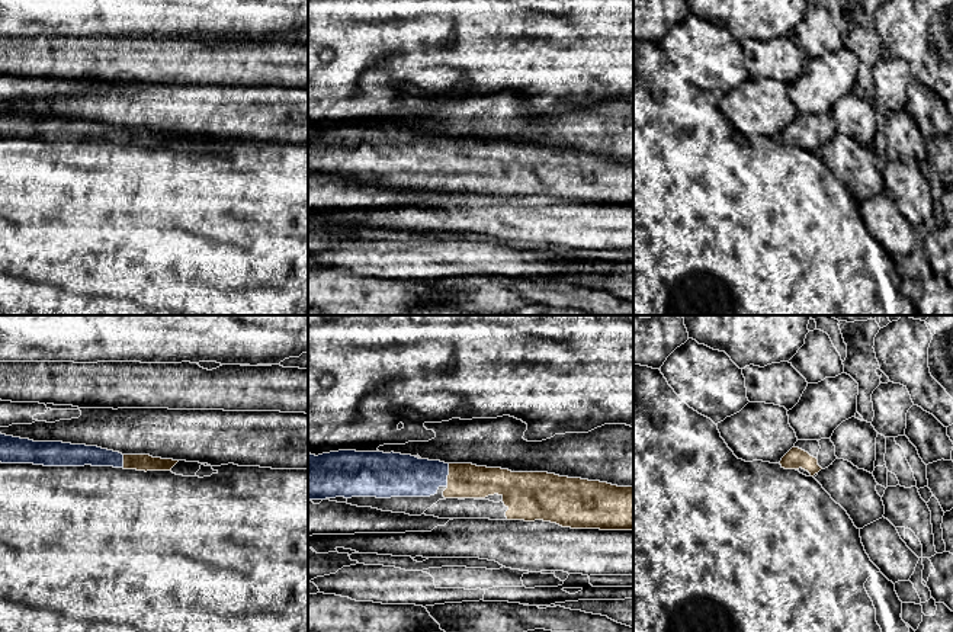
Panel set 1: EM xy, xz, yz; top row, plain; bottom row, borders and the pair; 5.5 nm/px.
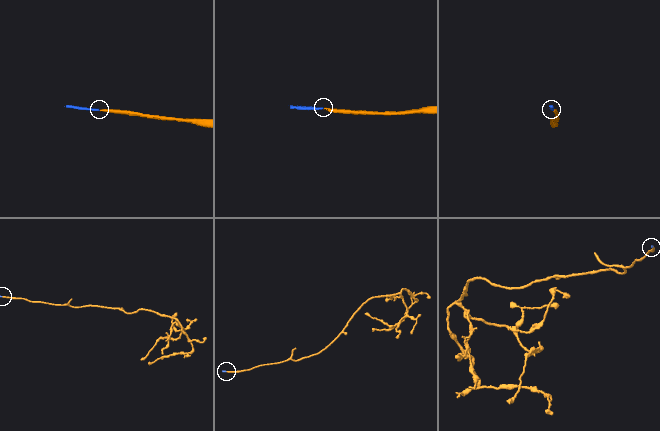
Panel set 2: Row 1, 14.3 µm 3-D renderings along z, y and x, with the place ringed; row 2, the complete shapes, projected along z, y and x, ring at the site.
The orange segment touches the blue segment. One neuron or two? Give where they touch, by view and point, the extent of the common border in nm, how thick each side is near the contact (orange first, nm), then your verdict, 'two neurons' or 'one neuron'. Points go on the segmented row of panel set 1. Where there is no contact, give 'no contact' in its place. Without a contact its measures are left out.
xz (449, 474) | 120 nm | 190/240 nm | one neuron

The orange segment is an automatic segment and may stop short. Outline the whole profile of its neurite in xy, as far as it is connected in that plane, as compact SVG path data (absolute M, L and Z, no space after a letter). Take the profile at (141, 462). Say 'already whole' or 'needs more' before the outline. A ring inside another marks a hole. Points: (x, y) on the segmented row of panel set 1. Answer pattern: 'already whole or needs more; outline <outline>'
needs more; outline M0 433L1 463L33 463L44 466L113 466L137 471L171 471L179 462L150 455L122 455L97 446L62 442L33 442Z

